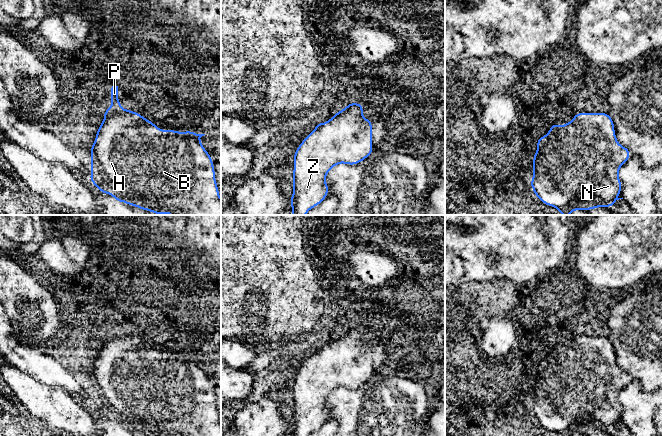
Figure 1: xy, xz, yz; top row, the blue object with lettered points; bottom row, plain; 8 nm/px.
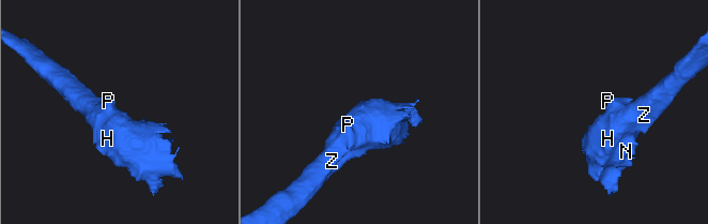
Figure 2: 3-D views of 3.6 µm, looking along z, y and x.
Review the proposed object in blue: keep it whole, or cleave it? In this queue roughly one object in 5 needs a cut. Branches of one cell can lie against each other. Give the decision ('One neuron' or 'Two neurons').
One neuron

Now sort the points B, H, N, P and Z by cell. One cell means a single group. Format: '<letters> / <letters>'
B H N P Z

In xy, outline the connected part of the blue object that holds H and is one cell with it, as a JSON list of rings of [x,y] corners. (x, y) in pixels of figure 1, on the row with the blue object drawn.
[[[118,86],[111,88],[111,108],[104,110],[104,120],[96,131],[96,140],[91,145],[91,175],[90,181],[104,194],[110,194],[118,202],[125,202],[129,206],[137,206],[140,210],[149,210],[153,214],[172,215],[221,215],[221,199],[219,189],[215,180],[215,169],[210,154],[204,149],[199,139],[205,134],[197,134],[190,130],[178,132],[176,130],[160,130],[153,122],[147,120],[142,114],[133,110],[121,108],[118,100]]]

